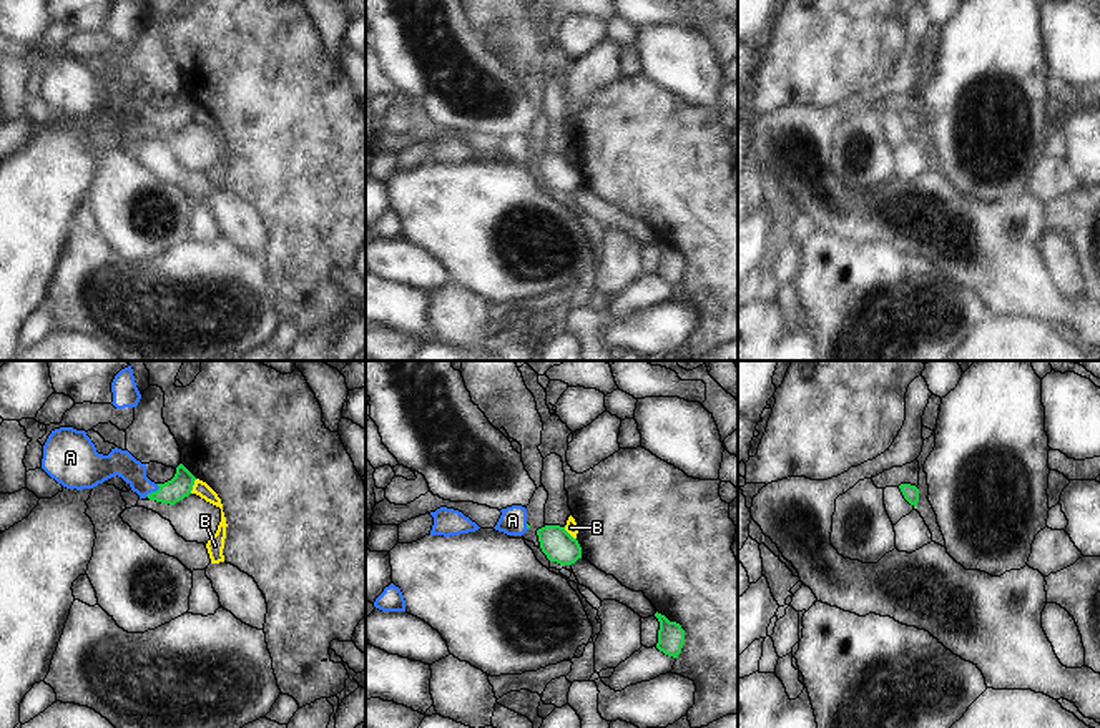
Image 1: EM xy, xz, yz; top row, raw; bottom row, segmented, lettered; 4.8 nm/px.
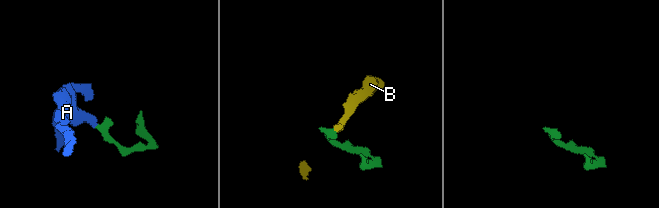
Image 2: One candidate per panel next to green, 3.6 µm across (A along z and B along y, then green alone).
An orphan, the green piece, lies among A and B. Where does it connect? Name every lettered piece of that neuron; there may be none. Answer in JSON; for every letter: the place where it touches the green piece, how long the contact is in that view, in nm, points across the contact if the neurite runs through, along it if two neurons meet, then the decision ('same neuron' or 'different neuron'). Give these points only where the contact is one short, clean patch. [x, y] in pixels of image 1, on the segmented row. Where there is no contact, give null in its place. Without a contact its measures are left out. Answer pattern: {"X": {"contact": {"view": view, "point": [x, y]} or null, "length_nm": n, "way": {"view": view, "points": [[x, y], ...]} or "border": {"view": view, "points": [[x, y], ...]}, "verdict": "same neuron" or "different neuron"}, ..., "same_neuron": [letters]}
{"A": {"contact": {"view": "xy", "point": [153, 492]}, "length_nm": 90, "way": {"view": "xy", "points": [[173, 491], [153, 492], [118, 462]]}, "verdict": "same neuron"}, "B": {"contact": {"view": "xy", "point": [193, 484]}, "length_nm": 80, "border": {"view": "xy", "points": [[196, 479], [190, 492]]}, "verdict": "different neuron"}, "same_neuron": ["A"]}

